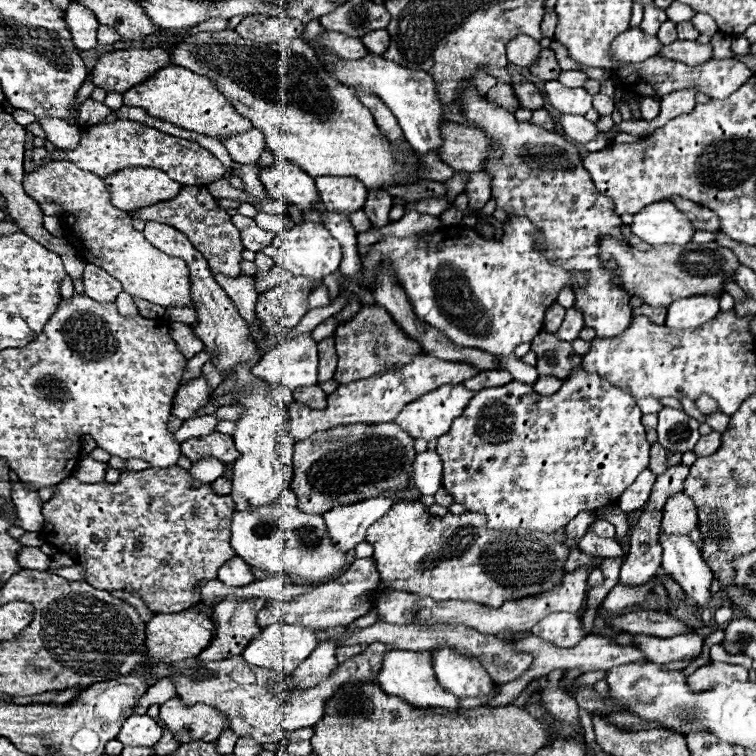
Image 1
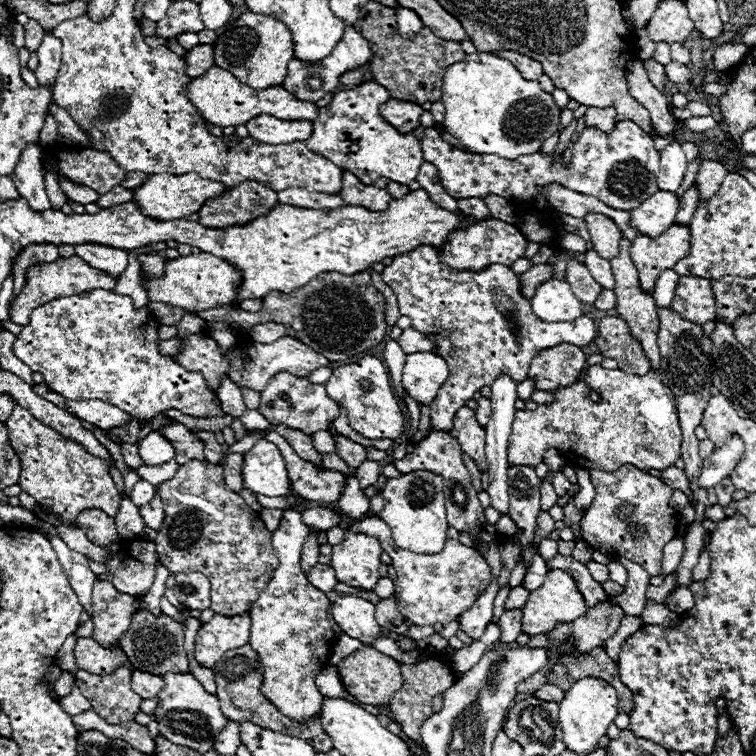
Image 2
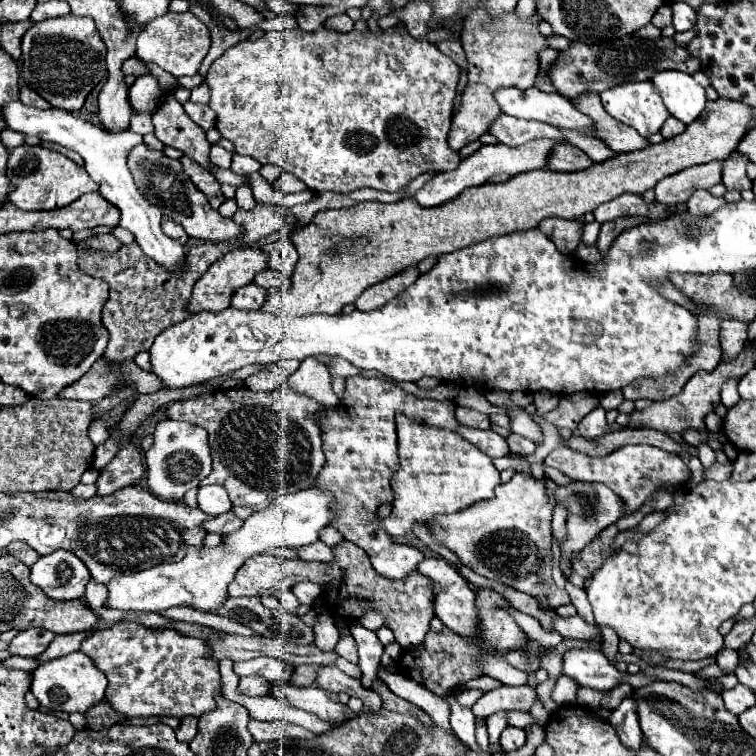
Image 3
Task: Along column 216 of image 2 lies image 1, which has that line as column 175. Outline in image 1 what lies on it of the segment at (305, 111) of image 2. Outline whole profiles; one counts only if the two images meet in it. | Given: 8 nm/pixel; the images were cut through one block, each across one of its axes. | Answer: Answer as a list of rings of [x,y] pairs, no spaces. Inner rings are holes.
[[[166,66],[158,72],[154,72],[148,80],[140,82],[138,86],[132,86],[122,96],[124,96],[126,106],[144,108],[154,118],[162,118],[178,128],[206,134],[212,138],[238,134],[238,132],[252,128],[252,124],[248,124],[248,120],[244,116],[236,114],[236,110],[232,110],[232,106],[228,106],[228,100],[220,96],[220,92],[216,90],[216,86],[212,84],[210,78],[198,76],[198,74],[178,68],[178,66]]]

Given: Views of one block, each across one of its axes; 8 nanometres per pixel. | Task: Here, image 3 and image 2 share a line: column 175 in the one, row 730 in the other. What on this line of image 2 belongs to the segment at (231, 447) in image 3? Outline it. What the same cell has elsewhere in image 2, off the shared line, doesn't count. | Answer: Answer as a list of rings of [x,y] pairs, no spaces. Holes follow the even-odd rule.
[[[432,656],[428,662],[422,662],[422,664],[402,666],[402,676],[404,676],[404,686],[390,700],[390,716],[392,716],[392,720],[396,720],[400,724],[402,732],[408,736],[408,740],[412,744],[416,744],[418,748],[422,748],[420,726],[428,716],[432,716],[432,698],[438,692],[448,690],[456,682],[456,676],[454,676],[452,668],[442,664],[442,658],[438,658],[438,656]]]

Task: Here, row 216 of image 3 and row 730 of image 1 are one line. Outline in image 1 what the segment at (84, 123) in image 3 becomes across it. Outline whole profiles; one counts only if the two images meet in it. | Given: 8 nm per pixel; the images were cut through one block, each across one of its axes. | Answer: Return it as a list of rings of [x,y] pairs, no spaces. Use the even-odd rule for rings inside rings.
[[[130,716],[122,724],[122,736],[118,734],[116,740],[120,740],[126,746],[154,746],[162,736],[162,728],[150,718],[150,716]]]

